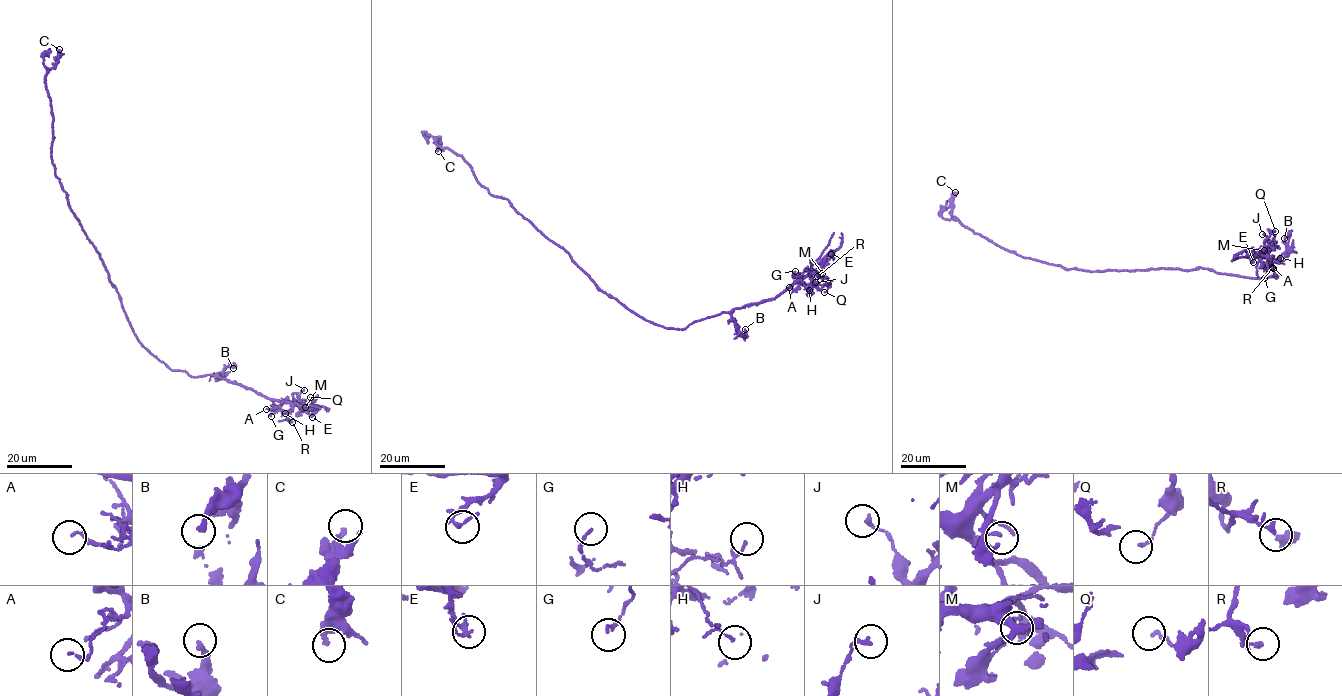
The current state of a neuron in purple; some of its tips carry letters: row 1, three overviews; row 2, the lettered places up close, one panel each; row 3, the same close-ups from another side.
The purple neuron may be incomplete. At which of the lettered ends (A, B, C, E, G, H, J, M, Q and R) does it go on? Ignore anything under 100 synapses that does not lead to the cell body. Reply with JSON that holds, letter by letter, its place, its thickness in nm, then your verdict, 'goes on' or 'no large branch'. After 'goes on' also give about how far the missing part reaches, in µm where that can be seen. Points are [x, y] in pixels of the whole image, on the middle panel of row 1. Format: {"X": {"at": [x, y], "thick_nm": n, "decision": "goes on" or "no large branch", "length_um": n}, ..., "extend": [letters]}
{"A": {"at": [789, 287], "thick_nm": 100, "decision": "no large branch"}, "B": {"at": [745, 329], "thick_nm": 240, "decision": "no large branch"}, "C": {"at": [438, 151], "thick_nm": 240, "decision": "no large branch"}, "E": {"at": [831, 254], "thick_nm": 120, "decision": "no large branch"}, "G": {"at": [795, 271], "thick_nm": 120, "decision": "no large branch"}, "H": {"at": [809, 290], "thick_nm": 100, "decision": "no large branch"}, "J": {"at": [815, 282], "thick_nm": 190, "decision": "no large branch"}, "M": {"at": [822, 273], "thick_nm": 150, "decision": "no large branch"}, "Q": {"at": [824, 292], "thick_nm": 130, "decision": "no large branch"}, "R": {"at": [817, 276], "thick_nm": 150, "decision": "no large branch"}, "extend": []}

